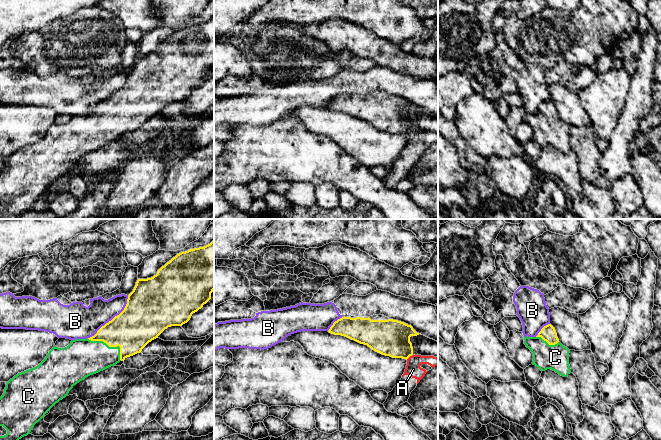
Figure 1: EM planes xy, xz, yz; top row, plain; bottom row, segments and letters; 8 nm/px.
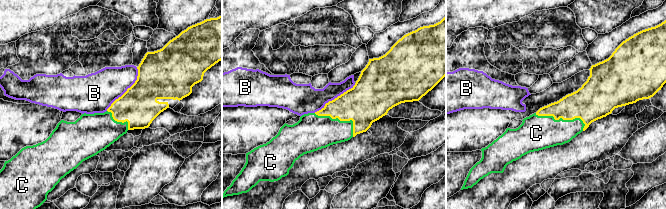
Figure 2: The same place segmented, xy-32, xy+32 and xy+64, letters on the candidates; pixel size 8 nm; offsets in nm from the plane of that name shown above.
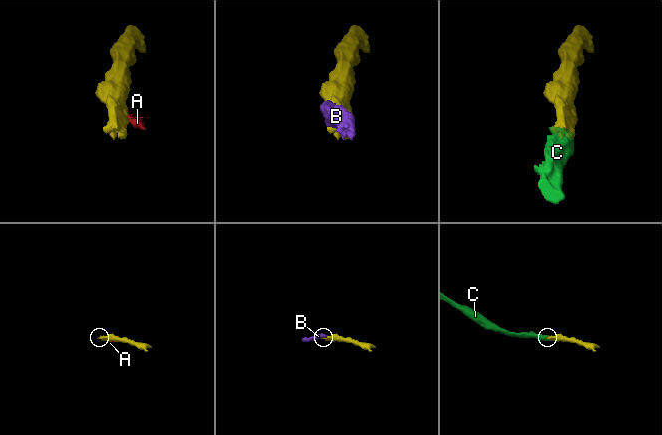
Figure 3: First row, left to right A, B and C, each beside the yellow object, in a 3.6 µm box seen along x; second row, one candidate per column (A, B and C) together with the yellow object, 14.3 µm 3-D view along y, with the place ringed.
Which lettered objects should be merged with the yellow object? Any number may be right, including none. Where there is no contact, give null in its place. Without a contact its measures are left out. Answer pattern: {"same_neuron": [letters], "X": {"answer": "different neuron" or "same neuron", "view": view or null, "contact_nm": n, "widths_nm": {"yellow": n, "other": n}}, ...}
{"same_neuron": ["C"], "A": {"answer": "different neuron", "view": "xz", "contact_nm": 70, "widths_nm": {"yellow": 300, "other": 120}}, "B": {"answer": "different neuron", "view": "xy", "contact_nm": 480, "widths_nm": {"yellow": 360, "other": 260}}, "C": {"answer": "same neuron", "view": "xy", "contact_nm": 340, "widths_nm": {"yellow": 320, "other": 300}}}

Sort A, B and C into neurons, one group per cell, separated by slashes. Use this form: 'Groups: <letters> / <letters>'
Groups: A / B / C

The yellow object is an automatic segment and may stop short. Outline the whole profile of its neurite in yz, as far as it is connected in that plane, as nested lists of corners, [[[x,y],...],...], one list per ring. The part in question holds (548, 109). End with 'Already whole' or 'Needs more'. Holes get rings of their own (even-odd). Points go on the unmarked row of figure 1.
[[[551,100],[544,102],[536,113],[524,113],[524,120],[533,130],[532,140],[541,147],[551,145],[563,153],[571,149],[570,126],[559,118]]]. Needs more

